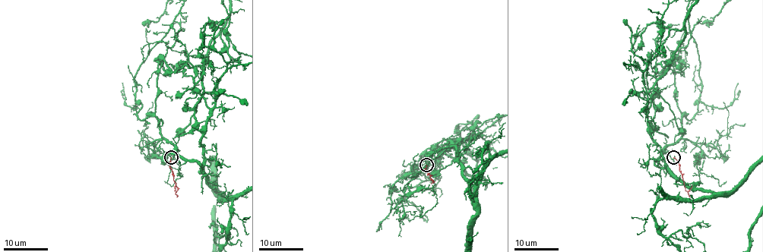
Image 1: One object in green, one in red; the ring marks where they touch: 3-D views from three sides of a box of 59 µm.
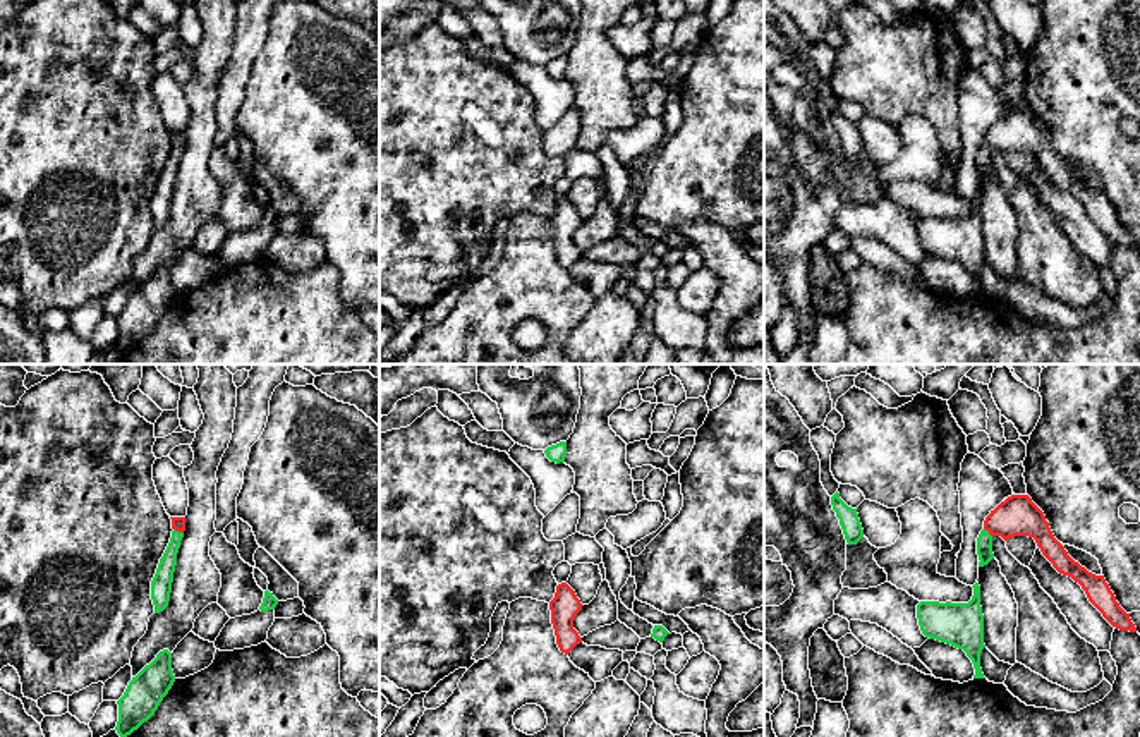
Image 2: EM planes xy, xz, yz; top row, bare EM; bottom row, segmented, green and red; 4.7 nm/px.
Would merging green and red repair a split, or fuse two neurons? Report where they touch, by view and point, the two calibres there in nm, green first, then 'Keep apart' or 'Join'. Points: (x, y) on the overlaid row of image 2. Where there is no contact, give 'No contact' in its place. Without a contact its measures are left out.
Touches green at xy (177, 531). Thickness 90 nm (green) against 60 nm. Join

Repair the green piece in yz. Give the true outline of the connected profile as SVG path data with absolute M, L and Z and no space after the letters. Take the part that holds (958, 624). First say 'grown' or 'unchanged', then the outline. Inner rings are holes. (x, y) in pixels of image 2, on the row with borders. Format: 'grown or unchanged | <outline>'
unchanged | M975 582L972 588L968 603L920 601L917 618L925 637L963 649L973 663L973 679L985 679L980 668L980 653L985 648L980 586Z

